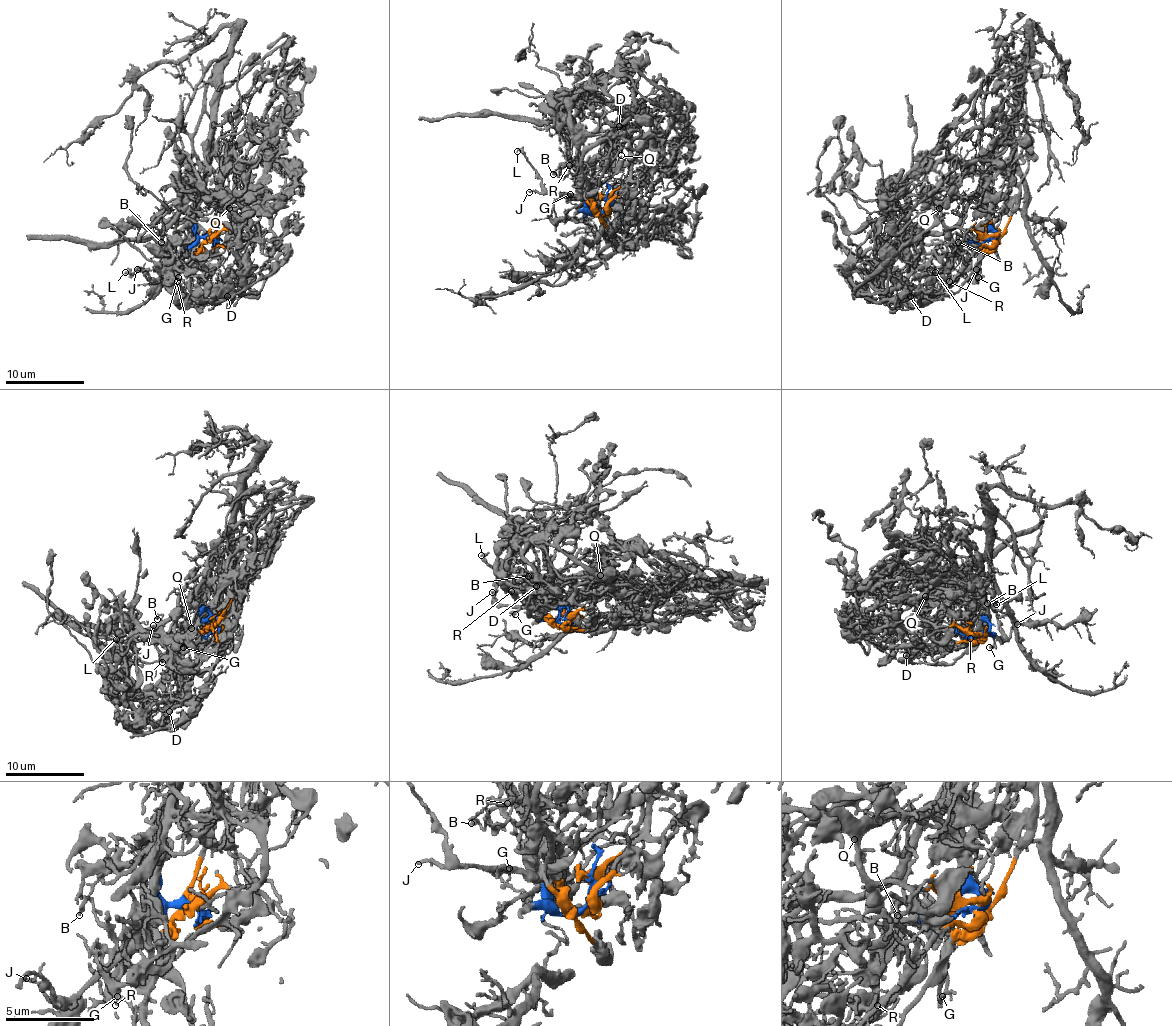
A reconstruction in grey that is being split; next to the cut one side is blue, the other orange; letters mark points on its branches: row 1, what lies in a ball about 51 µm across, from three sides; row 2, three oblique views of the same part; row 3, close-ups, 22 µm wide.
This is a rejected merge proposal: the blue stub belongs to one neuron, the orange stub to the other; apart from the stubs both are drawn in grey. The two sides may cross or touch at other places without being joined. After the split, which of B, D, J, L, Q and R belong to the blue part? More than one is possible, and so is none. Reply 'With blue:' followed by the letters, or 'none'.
With blue: J, L

